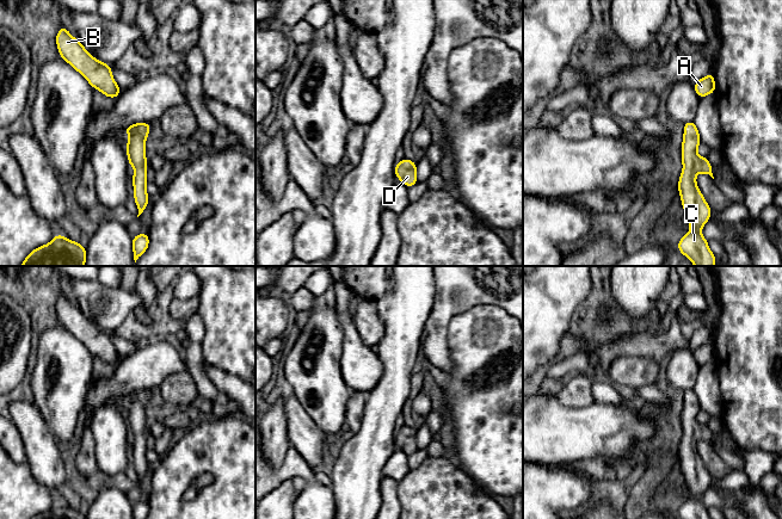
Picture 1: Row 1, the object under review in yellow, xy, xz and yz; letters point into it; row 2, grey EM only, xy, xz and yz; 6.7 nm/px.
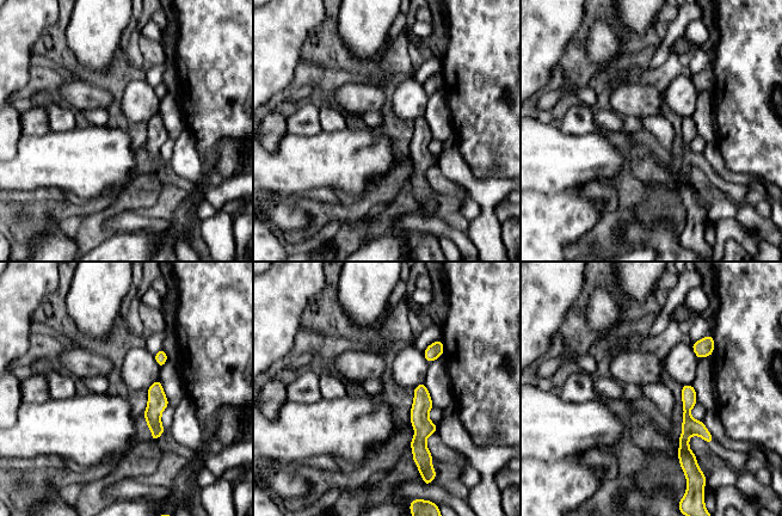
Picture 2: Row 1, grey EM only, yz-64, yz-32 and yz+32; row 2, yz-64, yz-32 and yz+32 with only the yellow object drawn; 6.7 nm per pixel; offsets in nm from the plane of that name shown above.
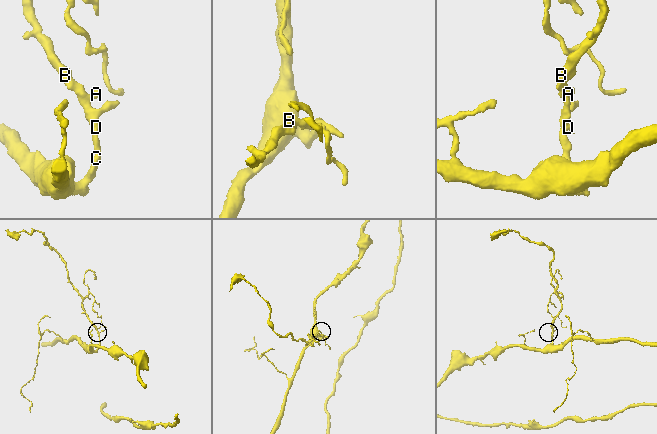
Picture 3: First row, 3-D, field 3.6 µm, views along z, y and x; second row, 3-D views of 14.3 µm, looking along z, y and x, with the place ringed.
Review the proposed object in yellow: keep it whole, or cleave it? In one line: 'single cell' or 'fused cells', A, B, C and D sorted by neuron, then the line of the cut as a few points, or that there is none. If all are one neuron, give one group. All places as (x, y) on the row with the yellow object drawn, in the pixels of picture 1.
single cell | A B C D | no cut

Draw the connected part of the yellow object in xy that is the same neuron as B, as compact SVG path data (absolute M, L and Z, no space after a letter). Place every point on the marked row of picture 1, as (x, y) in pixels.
M64 26L57 32L56 44L60 57L78 70L93 88L106 97L117 98L122 89L111 74L111 66L96 60Z

